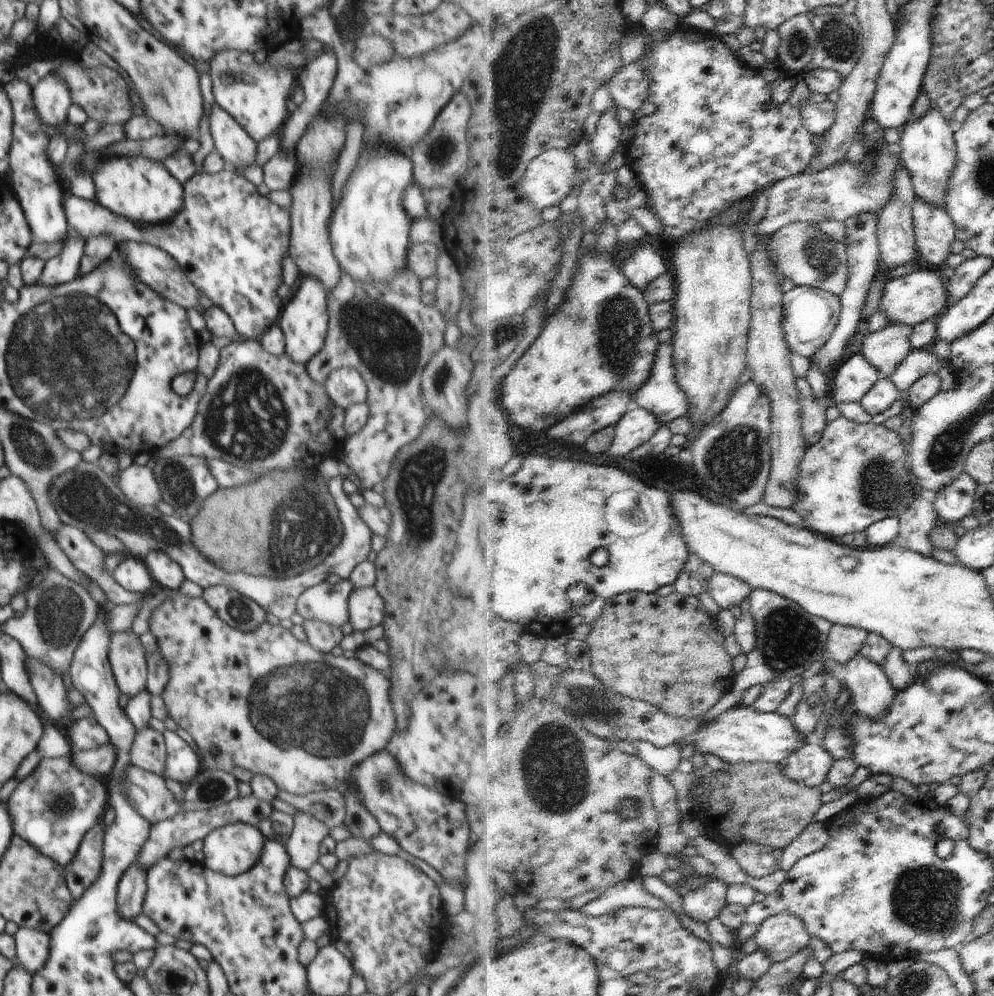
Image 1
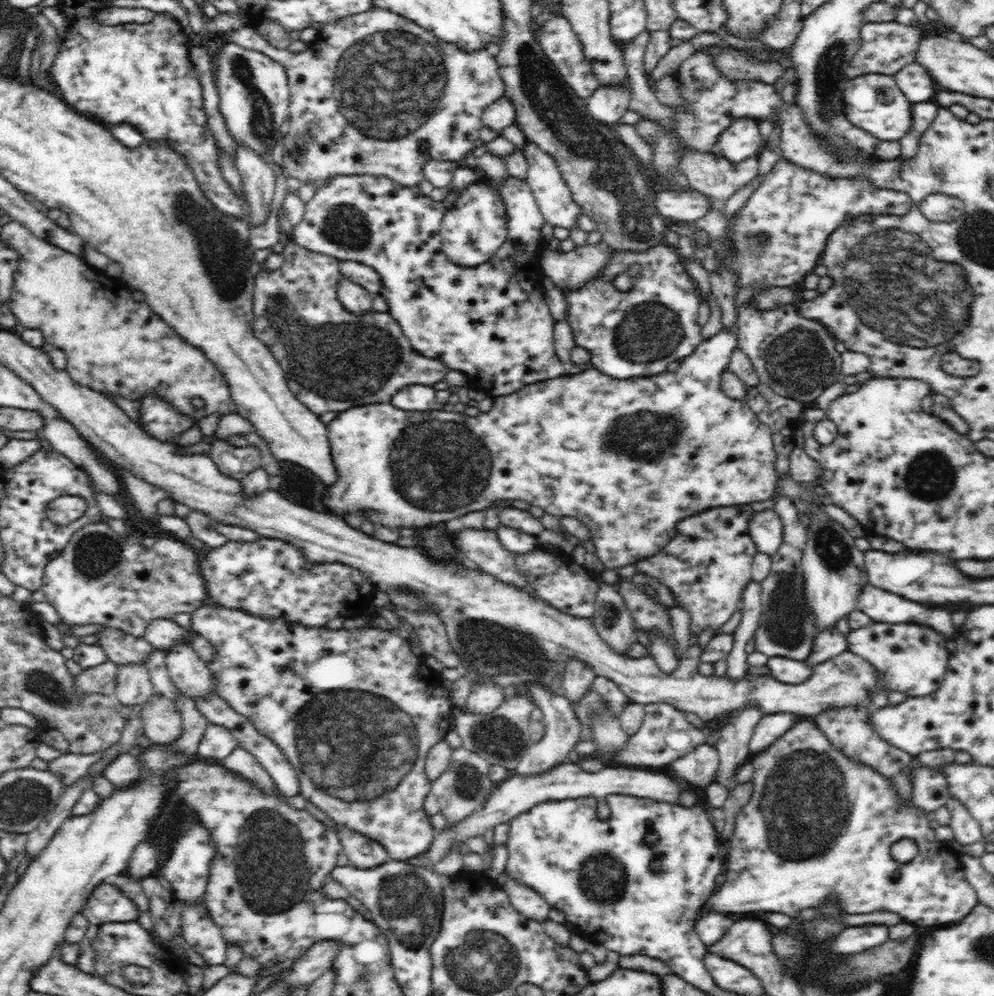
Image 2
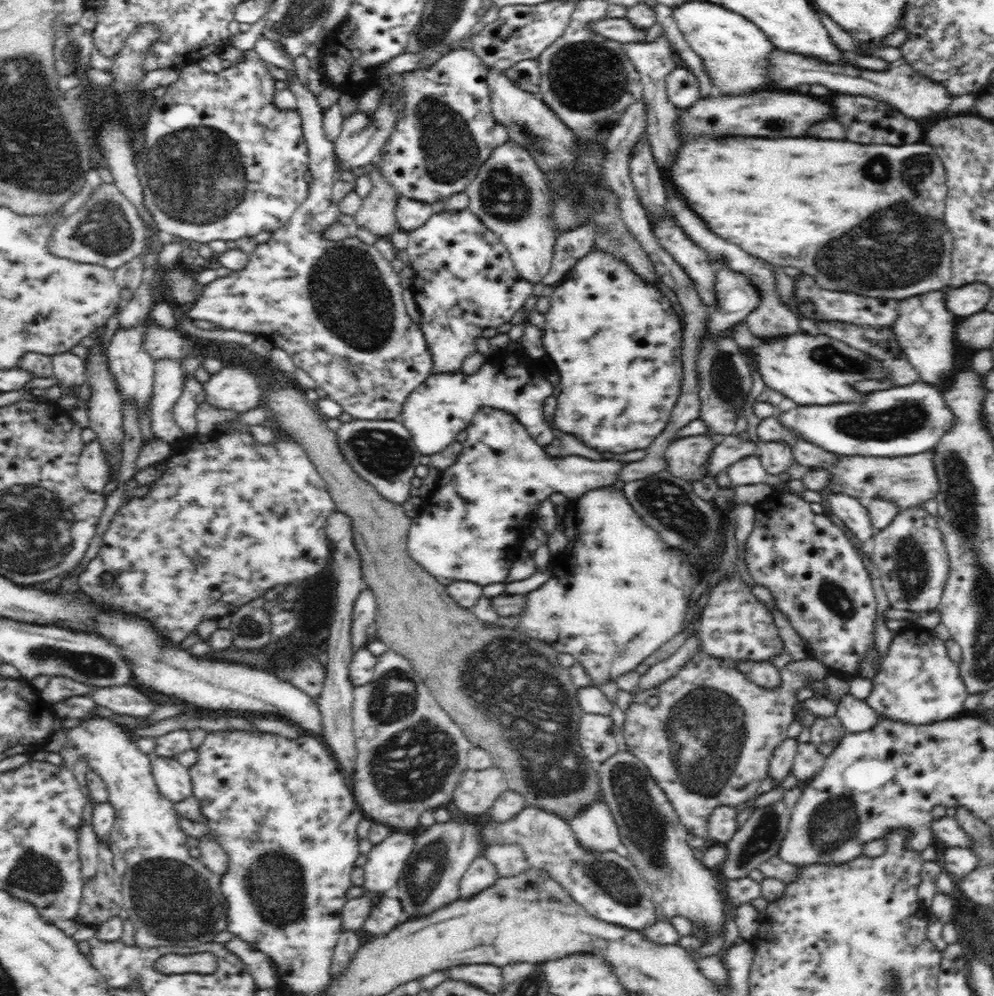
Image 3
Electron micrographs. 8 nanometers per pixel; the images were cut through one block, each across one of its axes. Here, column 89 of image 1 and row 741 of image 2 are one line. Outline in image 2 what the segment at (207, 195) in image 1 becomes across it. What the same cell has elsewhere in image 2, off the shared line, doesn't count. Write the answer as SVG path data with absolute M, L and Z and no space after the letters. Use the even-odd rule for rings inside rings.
M210 723L205 728L196 755L204 760L220 762L237 746L238 741L228 728Z

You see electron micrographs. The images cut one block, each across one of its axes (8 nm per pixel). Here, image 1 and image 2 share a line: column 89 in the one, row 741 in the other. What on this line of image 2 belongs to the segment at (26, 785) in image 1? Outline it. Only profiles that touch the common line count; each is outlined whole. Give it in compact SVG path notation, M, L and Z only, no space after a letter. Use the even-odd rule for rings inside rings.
M814 719L797 722L792 725L778 740L775 740L767 749L751 757L753 763L752 784L754 789L748 803L740 809L735 819L734 834L731 836L730 850L725 856L726 879L716 892L709 896L701 906L701 910L711 910L722 914L738 912L782 912L788 914L792 919L798 918L798 913L802 908L818 908L828 901L836 901L838 909L844 914L860 914L874 911L888 911L893 915L898 915L915 926L946 926L956 921L962 920L970 909L978 902L974 887L966 880L964 869L960 863L960 855L954 852L946 841L936 840L935 830L930 828L927 812L913 804L900 803L898 791L894 789L892 781L888 777L878 773L876 769L858 763L856 759L844 755L840 749L834 748L828 742L828 737L820 731ZM902 838L914 840L919 853L914 860L908 864L896 862L890 854L890 846Z

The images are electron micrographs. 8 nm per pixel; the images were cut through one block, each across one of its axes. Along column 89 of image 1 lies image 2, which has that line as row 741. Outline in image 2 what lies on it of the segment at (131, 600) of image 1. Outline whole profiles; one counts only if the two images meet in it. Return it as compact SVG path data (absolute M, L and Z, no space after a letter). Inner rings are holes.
M530 683L526 686L530 690L530 694L532 694L532 696L528 694L530 699L541 708L545 731L538 742L529 742L527 744L515 768L511 770L513 774L519 774L520 776L542 774L542 772L550 770L551 767L567 762L568 753L574 749L575 744L580 742L578 735L582 728L580 721L575 715L575 709L565 696L553 694L546 686L541 686L540 684Z

